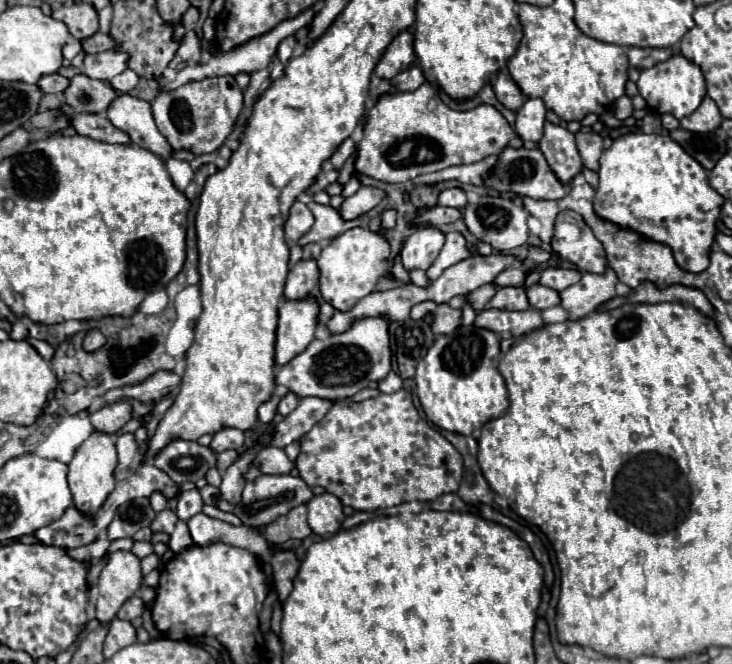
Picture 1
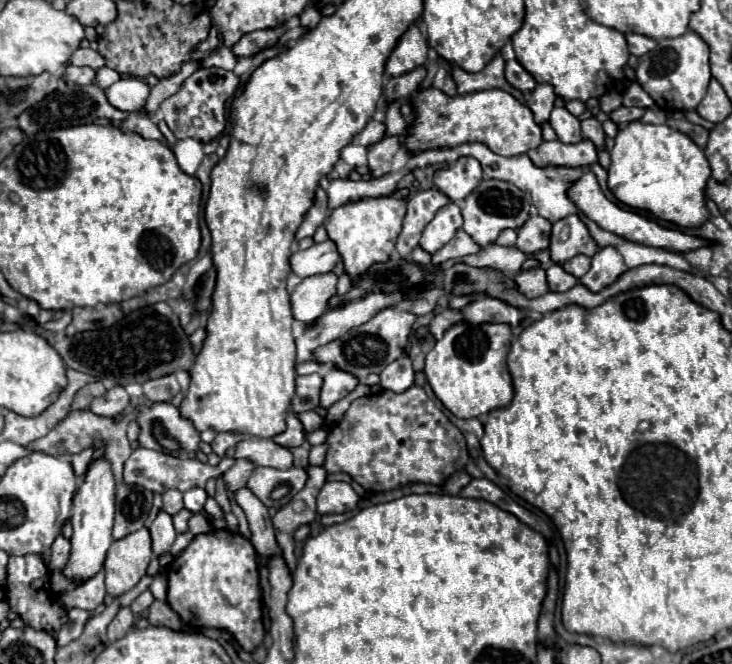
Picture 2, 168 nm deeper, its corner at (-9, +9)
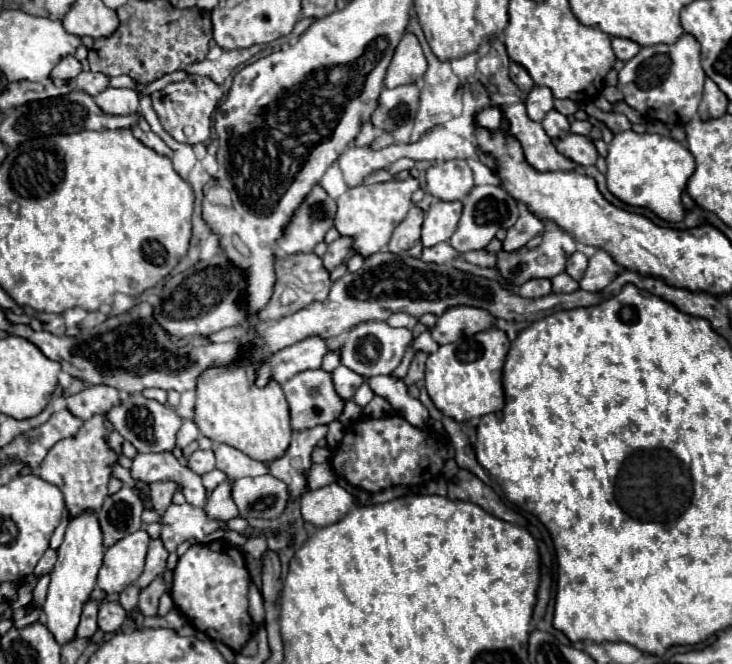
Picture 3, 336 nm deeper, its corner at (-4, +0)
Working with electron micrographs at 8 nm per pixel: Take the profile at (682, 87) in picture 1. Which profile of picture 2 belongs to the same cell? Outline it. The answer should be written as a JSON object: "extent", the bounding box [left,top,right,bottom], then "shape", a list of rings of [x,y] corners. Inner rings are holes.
{"extent":[637,32,711,110],"shape":[[[685,32],[679,38],[659,40],[653,52],[647,52],[639,58],[637,82],[643,90],[655,100],[655,104],[663,110],[695,110],[703,100],[707,86],[711,80],[709,70],[709,48],[695,32]]]}

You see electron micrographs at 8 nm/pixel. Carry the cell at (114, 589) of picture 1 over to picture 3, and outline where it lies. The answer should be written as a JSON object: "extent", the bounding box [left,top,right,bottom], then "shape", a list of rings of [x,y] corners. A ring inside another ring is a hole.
{"extent":[98,529,150,593],"shape":[[[142,529],[114,543],[104,553],[104,561],[98,571],[98,587],[106,593],[120,593],[124,587],[134,583],[144,569],[148,545],[150,537]]]}

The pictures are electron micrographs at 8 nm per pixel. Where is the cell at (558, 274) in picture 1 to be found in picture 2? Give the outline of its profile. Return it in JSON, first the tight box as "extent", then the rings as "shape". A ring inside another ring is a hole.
{"extent":[563,256,591,278],"shape":[[[575,256],[575,258],[571,258],[569,262],[563,264],[563,270],[573,274],[575,278],[585,276],[589,268],[591,268],[591,258],[587,258],[587,256]]]}

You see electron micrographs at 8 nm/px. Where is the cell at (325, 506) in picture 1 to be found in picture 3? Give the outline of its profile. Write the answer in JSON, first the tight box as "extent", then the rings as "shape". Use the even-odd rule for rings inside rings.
{"extent":[300,483,354,527],"shape":[[[330,483],[326,487],[304,493],[300,507],[304,521],[316,527],[326,527],[334,521],[340,521],[354,507],[354,497],[338,483]]]}

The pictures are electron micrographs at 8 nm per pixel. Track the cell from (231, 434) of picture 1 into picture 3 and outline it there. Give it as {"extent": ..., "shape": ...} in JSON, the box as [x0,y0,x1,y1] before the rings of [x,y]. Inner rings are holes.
{"extent":[186,451,216,475],"shape":[[[194,451],[190,457],[186,457],[186,467],[190,471],[194,471],[196,475],[204,475],[208,471],[212,471],[216,465],[214,453],[212,451]]]}

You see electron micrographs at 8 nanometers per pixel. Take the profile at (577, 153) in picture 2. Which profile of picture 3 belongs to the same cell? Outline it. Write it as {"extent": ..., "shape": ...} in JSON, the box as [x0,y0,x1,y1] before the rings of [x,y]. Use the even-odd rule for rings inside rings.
{"extent":[558,133,598,165],"shape":[[[570,133],[564,139],[560,139],[558,151],[580,165],[594,165],[598,159],[598,151],[596,151],[592,139],[576,135],[576,133]]]}

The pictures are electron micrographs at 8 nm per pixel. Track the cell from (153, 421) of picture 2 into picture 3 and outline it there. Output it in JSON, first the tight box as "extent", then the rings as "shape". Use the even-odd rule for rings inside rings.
{"extent":[104,393,182,453],"shape":[[[134,393],[126,399],[122,399],[110,413],[104,413],[104,417],[114,425],[114,429],[130,441],[138,453],[154,453],[154,451],[172,451],[176,443],[176,433],[180,429],[182,419],[174,413],[174,409],[160,405],[154,399],[146,399],[142,393]]]}

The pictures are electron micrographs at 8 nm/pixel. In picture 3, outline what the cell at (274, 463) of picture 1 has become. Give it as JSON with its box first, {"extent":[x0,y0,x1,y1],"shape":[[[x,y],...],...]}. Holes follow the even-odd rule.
{"extent":[214,445,268,481],"shape":[[[214,445],[214,455],[216,455],[216,469],[226,473],[226,477],[232,481],[240,477],[256,477],[268,473],[266,463],[254,461],[230,445]]]}

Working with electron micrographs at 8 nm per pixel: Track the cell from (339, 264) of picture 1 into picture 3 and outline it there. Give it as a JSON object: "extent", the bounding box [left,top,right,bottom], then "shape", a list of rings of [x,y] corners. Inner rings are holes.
{"extent":[334,175,418,257],"shape":[[[410,175],[404,179],[390,179],[390,181],[372,183],[372,185],[348,187],[348,191],[338,197],[338,213],[336,213],[334,225],[340,231],[340,235],[348,235],[354,239],[354,249],[360,255],[368,257],[372,253],[378,253],[382,247],[388,245],[394,227],[410,211],[412,207],[410,197],[416,189],[418,189],[418,179]]]}

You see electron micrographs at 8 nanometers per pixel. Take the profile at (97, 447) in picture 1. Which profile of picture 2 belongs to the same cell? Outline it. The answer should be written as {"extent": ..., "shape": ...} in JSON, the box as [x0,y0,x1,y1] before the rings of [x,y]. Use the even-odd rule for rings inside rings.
{"extent":[65,458,115,578],"shape":[[[95,458],[89,462],[85,478],[73,498],[71,522],[73,522],[73,536],[71,536],[71,556],[65,566],[67,578],[91,578],[95,576],[103,562],[109,546],[113,544],[111,528],[115,516],[115,478],[111,472],[111,464],[105,458]]]}

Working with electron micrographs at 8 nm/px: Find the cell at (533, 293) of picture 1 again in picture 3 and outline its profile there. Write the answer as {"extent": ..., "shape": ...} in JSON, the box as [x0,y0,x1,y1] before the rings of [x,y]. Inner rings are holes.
{"extent":[552,273,578,293],"shape":[[[560,273],[552,279],[552,289],[554,293],[572,293],[572,291],[578,291],[578,281],[574,281],[568,273]]]}

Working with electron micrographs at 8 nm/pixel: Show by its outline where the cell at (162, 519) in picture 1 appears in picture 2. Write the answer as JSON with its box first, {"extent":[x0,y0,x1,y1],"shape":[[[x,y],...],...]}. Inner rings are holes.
{"extent":[163,490,183,516],"shape":[[[167,490],[163,494],[163,508],[165,512],[169,512],[171,516],[179,514],[183,510],[183,494],[179,490]]]}

